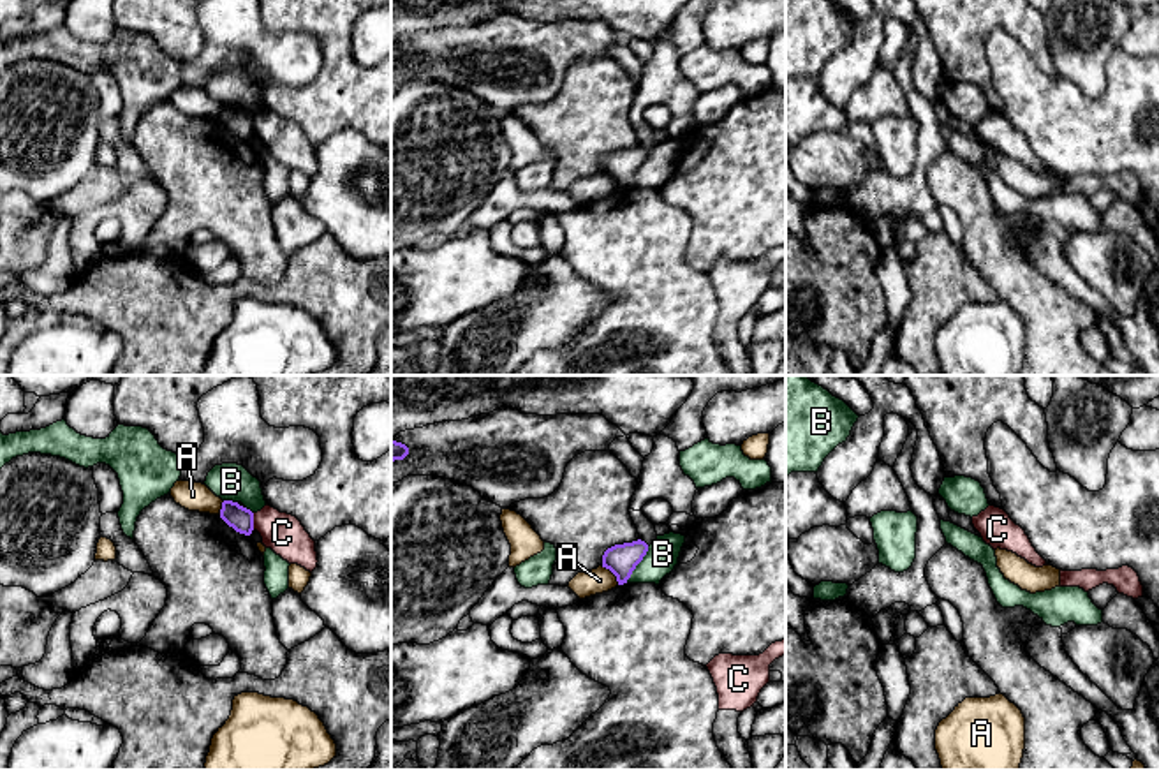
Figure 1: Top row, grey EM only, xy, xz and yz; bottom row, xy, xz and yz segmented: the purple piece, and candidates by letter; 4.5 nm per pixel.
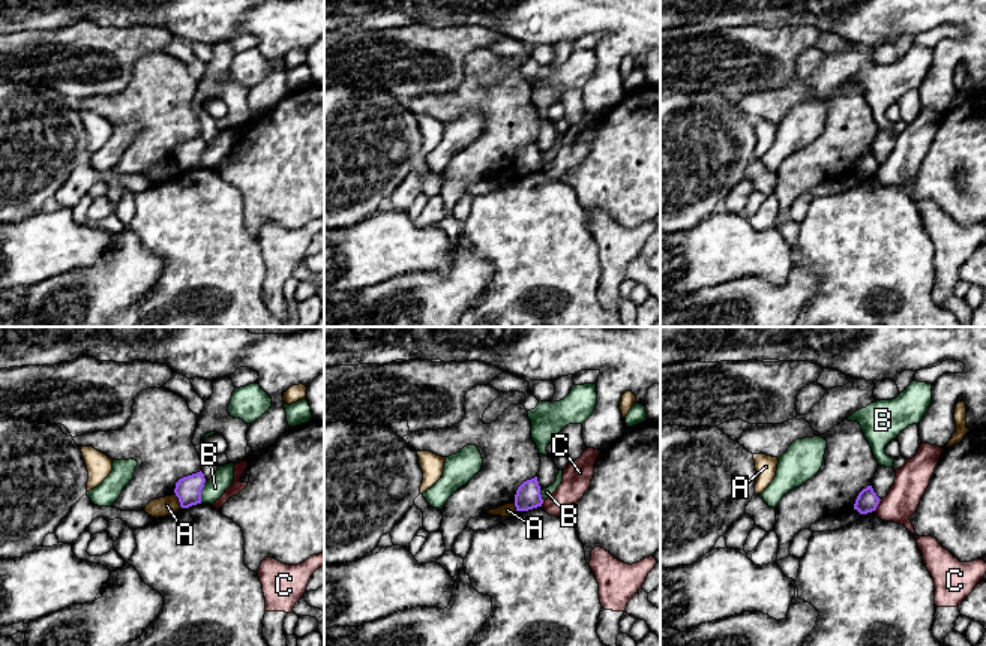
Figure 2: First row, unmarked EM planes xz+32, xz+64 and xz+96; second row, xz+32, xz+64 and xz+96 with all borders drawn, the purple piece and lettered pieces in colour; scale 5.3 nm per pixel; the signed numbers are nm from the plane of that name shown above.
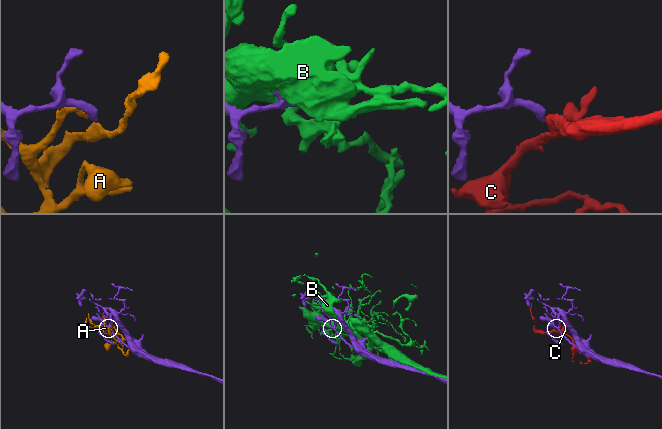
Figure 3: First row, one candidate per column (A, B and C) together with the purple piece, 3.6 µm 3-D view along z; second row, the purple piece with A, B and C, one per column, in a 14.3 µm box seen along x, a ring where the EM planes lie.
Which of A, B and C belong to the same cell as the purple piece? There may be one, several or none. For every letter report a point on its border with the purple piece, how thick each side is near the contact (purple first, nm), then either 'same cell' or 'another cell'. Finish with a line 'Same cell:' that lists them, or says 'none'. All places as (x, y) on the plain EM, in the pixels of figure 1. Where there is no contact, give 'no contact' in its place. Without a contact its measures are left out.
A: xz (612, 177) | 140/120 nm | another cell
B: xz (638, 168) | 140/150 nm | another cell
C: xy (252, 127) | 110/180 nm | another cell
Same cell: none

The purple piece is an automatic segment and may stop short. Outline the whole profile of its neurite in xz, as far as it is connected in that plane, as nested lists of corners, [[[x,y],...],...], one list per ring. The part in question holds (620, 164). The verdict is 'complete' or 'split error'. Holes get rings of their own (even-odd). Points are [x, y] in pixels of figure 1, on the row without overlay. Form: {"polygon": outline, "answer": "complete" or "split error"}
{"polygon": [[[641,144],[608,153],[602,160],[602,173],[609,174],[618,190],[627,189],[636,171],[648,157],[648,150]]], "answer": "complete"}

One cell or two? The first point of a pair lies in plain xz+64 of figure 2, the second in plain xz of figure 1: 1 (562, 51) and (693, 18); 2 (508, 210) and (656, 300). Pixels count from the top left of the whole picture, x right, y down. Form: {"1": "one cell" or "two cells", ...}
{"1": "two cells", "2": "one cell"}

